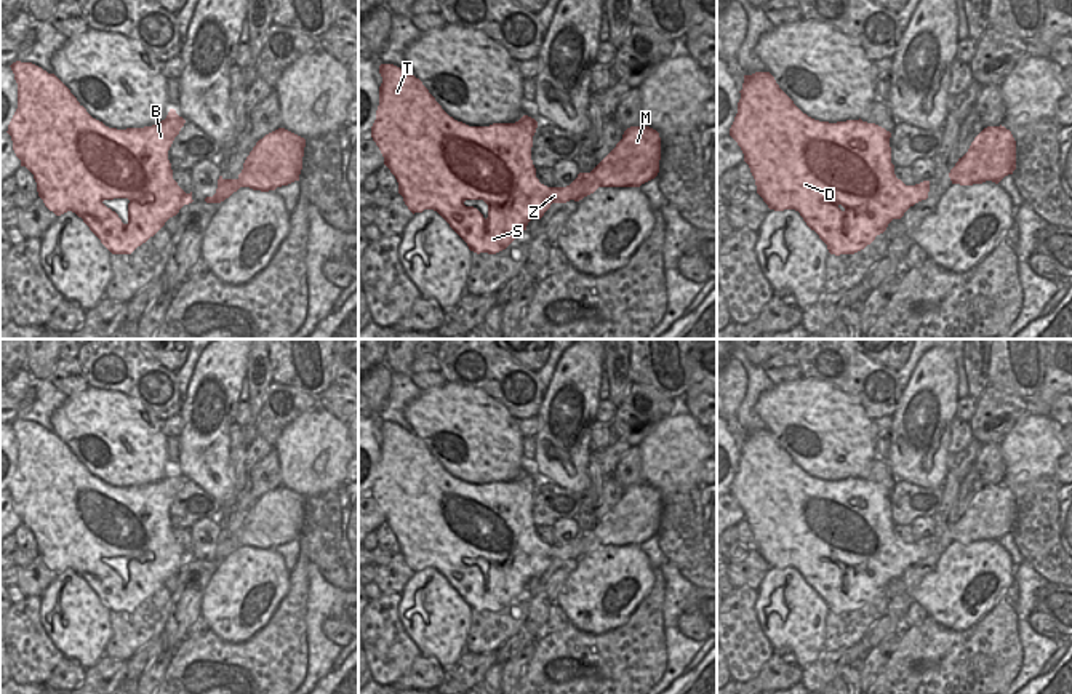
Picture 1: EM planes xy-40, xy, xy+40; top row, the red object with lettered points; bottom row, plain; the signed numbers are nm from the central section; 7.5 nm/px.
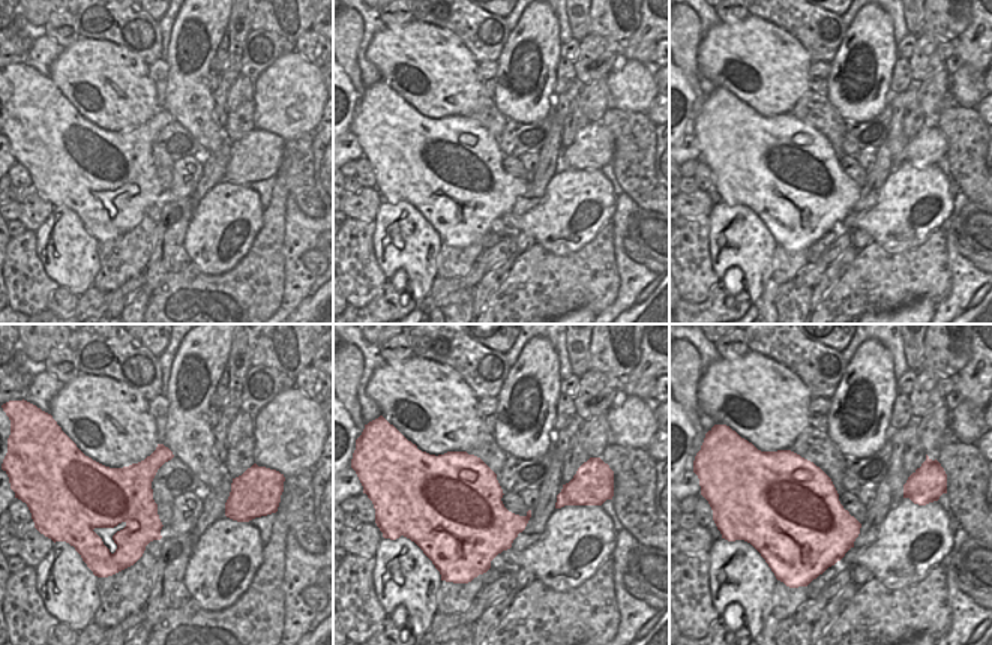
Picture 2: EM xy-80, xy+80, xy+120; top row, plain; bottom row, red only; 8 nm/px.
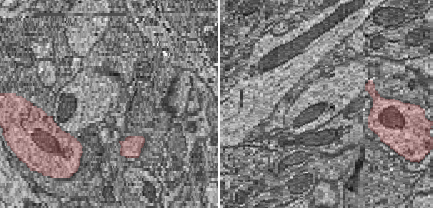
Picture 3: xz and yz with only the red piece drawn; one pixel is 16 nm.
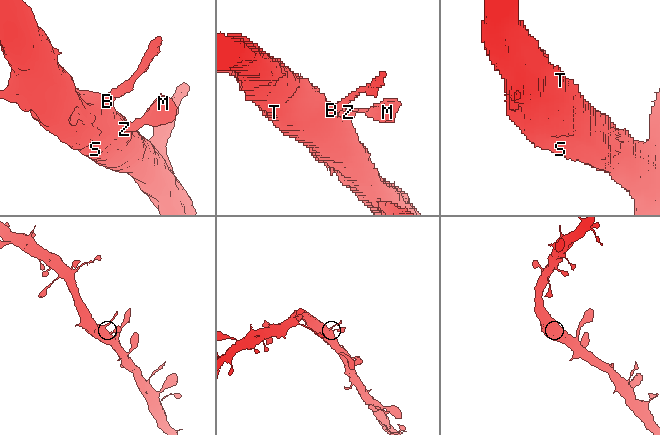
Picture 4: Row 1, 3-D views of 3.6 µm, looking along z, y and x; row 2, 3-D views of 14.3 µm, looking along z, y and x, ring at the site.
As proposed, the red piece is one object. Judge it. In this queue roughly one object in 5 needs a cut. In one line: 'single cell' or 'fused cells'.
single cell

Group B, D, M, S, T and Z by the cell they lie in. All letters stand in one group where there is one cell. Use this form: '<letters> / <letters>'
B D M S T Z

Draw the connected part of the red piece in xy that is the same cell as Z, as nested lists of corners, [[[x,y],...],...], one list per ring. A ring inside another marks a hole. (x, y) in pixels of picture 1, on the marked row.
[[[381,64],[379,74],[382,83],[371,138],[398,182],[398,193],[413,214],[437,211],[477,254],[506,249],[552,203],[579,201],[598,187],[640,187],[659,173],[659,133],[642,125],[627,128],[616,147],[590,173],[579,173],[566,187],[547,187],[536,177],[531,160],[538,128],[534,118],[523,115],[515,123],[469,126],[450,117],[413,74],[394,64]],[[466,200],[483,200],[488,217],[477,208],[466,206]]]

